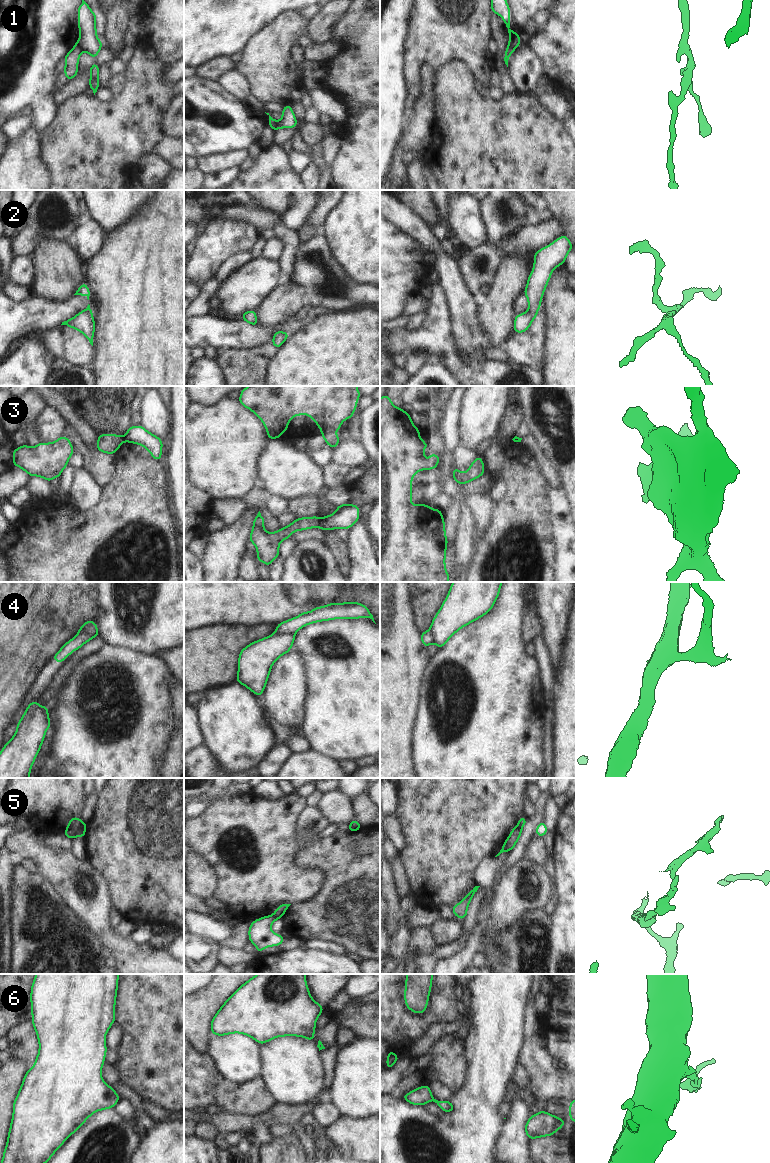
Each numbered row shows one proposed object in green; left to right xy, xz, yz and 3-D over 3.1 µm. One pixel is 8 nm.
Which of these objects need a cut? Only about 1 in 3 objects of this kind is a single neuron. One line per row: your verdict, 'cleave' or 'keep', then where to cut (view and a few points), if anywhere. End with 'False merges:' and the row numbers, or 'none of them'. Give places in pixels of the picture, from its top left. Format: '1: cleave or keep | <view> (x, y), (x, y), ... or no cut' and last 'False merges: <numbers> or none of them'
1: cleave | xz (276, 122), (273, 129)
2: keep | no cut
3: cleave | xz (320, 518), (320, 523), (317, 526)
4: cleave | xy (96, 629), (92, 635), (78, 634)
5: cleave | xy (82, 822), (73, 836)
6: keep | no cut
False merges: 1, 3, 4, 5

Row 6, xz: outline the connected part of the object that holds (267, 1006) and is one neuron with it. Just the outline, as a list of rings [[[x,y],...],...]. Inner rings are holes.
[[[257,974],[222,1005],[211,1021],[211,1031],[218,1036],[242,1033],[260,1045],[282,1036],[299,1036],[312,1041],[316,1020],[323,1010],[311,997],[305,974]]]

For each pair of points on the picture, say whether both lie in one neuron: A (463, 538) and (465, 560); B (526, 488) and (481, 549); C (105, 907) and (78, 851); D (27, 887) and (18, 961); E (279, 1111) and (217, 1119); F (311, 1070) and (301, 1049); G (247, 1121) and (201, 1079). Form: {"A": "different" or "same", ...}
{"A": "same", "B": "same", "C": "different", "D": "same", "E": "same", "F": "same", "G": "different"}

